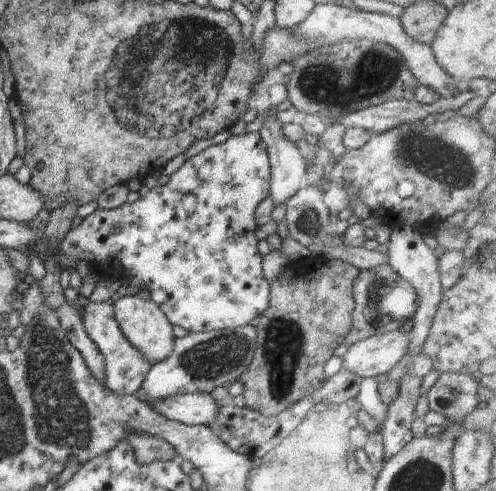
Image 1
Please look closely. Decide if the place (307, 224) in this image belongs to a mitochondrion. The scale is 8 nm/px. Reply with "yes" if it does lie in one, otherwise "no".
yes

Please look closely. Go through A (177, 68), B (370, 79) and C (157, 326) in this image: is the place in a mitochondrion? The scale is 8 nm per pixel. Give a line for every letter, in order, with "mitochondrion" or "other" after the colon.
A: mitochondrion
B: other
C: other

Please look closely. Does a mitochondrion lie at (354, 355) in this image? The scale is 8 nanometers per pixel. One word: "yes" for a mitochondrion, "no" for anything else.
no

